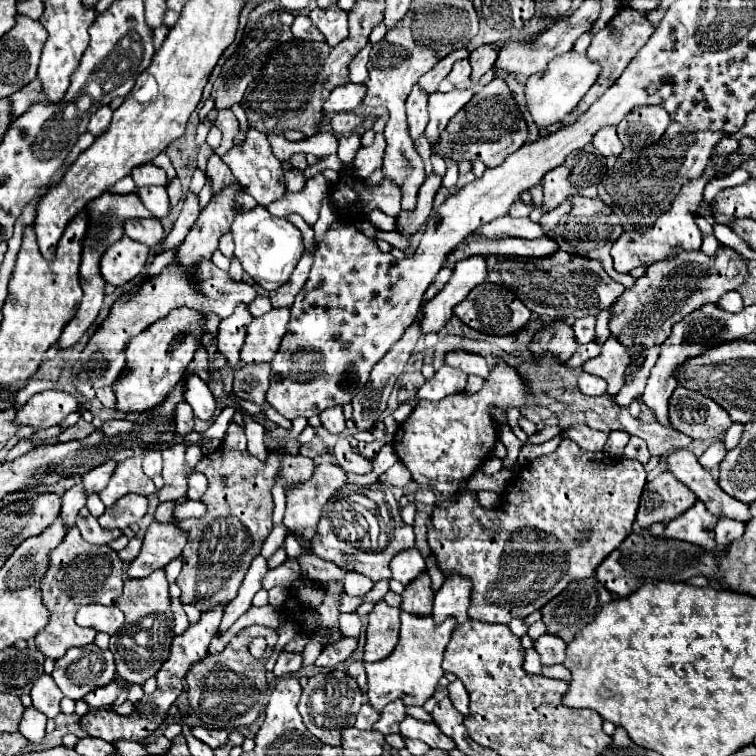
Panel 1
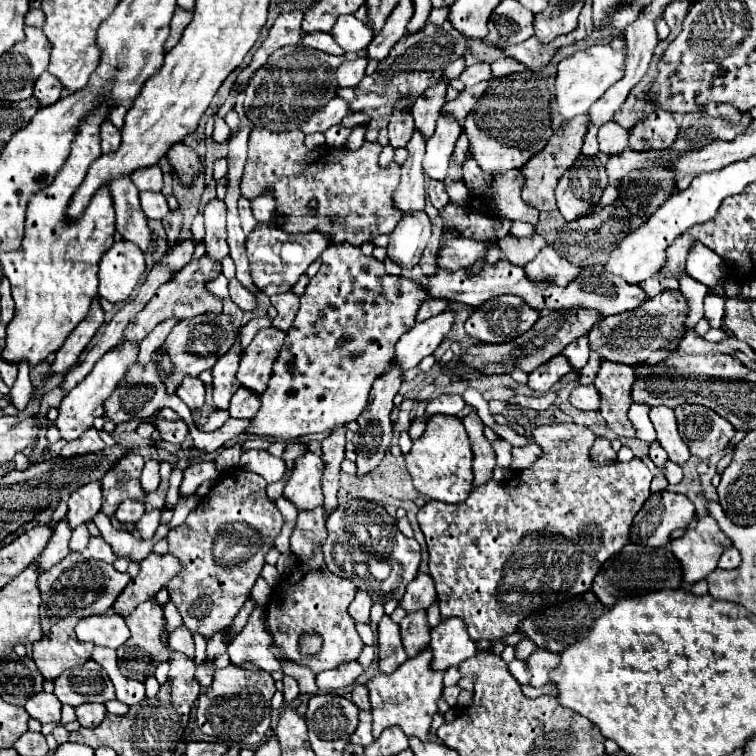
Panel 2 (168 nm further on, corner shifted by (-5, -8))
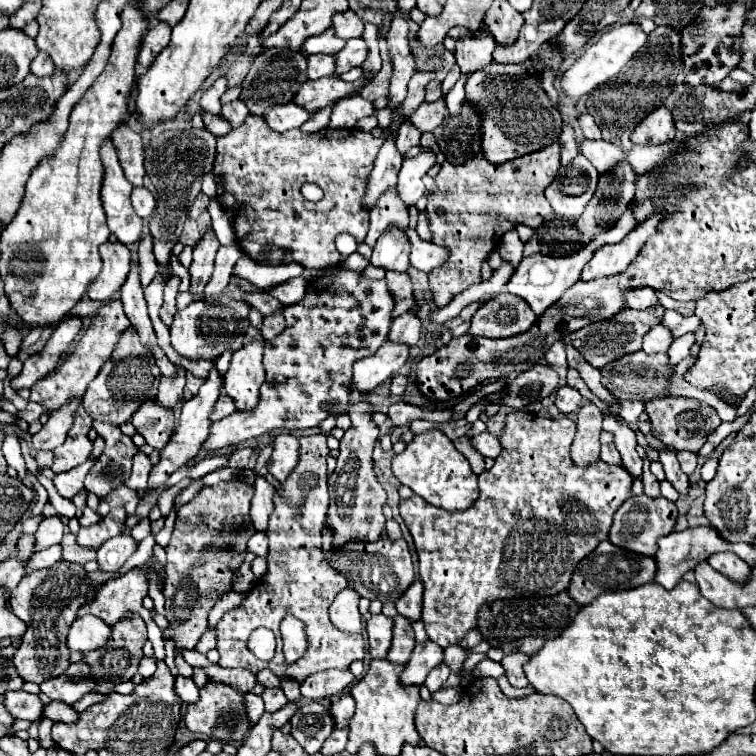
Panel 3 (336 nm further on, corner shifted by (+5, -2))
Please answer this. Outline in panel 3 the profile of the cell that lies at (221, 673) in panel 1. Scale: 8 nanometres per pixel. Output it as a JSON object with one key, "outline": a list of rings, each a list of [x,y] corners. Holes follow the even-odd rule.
{"outline":[[[210,680],[204,688],[200,688],[200,700],[186,708],[184,722],[186,722],[188,730],[192,730],[196,734],[206,734],[206,736],[212,736],[222,742],[238,742],[250,730],[246,706],[244,706],[244,692],[236,690],[230,684]]]}

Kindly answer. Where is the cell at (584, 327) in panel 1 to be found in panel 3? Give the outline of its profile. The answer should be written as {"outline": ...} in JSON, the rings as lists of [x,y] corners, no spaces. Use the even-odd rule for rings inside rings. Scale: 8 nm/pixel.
{"outline":[[[560,340],[556,342],[556,346],[552,346],[546,354],[546,362],[550,366],[568,366],[568,360],[566,360],[566,342]]]}

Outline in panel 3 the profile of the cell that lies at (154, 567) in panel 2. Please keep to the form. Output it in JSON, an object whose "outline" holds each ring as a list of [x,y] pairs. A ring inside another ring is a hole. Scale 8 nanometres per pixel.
{"outline":[[[138,566],[130,572],[104,582],[98,586],[92,602],[84,604],[78,616],[92,614],[114,626],[128,612],[138,612],[142,606],[142,598],[148,594],[148,568]],[[142,576],[144,580],[140,580]]]}

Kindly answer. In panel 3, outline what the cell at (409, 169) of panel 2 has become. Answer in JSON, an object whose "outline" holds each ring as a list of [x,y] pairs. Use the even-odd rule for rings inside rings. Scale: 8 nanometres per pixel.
{"outline":[[[396,188],[386,190],[376,206],[370,210],[370,232],[366,236],[366,244],[374,246],[374,242],[378,240],[378,236],[388,228],[388,226],[396,226],[396,228],[408,228],[408,206],[402,202],[400,194]]]}

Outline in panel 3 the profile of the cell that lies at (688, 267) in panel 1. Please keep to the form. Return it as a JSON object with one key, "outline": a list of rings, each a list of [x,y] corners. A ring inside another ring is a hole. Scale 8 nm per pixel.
{"outline":[[[656,304],[656,306],[650,306],[648,310],[630,310],[630,308],[624,308],[620,310],[620,314],[612,316],[610,320],[604,320],[604,322],[592,322],[592,326],[584,326],[584,330],[576,330],[570,334],[570,340],[572,340],[572,346],[596,368],[602,368],[606,366],[608,362],[612,360],[618,360],[620,356],[624,354],[630,354],[630,352],[638,352],[642,350],[642,338],[644,334],[656,326],[664,316],[664,306]]]}

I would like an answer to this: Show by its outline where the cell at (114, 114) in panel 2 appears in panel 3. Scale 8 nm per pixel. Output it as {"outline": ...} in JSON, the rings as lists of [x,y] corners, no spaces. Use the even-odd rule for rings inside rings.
{"outline":[[[132,117],[130,126],[120,124],[112,132],[112,142],[118,150],[118,160],[124,170],[124,176],[132,186],[140,186],[144,182],[144,145],[139,132],[139,122]]]}

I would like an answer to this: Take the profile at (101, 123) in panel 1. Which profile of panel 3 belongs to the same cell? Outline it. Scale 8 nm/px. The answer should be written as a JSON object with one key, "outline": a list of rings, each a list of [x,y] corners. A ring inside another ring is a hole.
{"outline":[[[112,138],[102,142],[100,158],[104,164],[104,182],[100,194],[108,216],[108,228],[122,244],[138,242],[142,234],[142,218],[136,216],[136,212],[132,210],[130,204],[132,184],[122,174],[122,166],[118,162]]]}

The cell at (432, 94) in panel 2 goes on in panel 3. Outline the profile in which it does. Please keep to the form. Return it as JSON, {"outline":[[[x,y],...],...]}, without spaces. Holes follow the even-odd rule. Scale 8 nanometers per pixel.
{"outline":[[[404,122],[404,126],[400,126],[398,130],[396,146],[404,154],[410,146],[420,146],[420,138],[422,138],[422,132],[412,122]]]}

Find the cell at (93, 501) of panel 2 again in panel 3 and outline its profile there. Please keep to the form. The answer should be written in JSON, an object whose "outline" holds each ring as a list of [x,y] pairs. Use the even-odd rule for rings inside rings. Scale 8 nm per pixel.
{"outline":[[[54,514],[54,516],[48,516],[42,520],[40,528],[36,530],[36,544],[34,548],[36,550],[44,550],[52,544],[58,544],[62,540],[62,534],[64,534],[64,524],[62,524],[62,516],[60,514]]]}

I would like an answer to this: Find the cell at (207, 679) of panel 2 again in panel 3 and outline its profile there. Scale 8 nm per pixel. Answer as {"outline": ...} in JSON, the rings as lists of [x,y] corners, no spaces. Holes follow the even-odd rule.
{"outline":[[[176,678],[176,694],[182,698],[182,702],[192,704],[198,700],[198,686],[192,678]]]}

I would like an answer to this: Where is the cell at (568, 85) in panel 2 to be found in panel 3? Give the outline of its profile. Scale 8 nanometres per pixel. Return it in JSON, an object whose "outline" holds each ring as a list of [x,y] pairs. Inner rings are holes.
{"outline":[[[622,24],[622,26],[610,28],[608,32],[604,32],[602,38],[596,44],[586,46],[584,54],[580,58],[576,58],[576,62],[570,66],[570,70],[566,70],[562,74],[560,86],[562,86],[564,94],[570,98],[580,98],[584,94],[590,94],[594,88],[604,84],[606,80],[614,78],[632,60],[632,56],[644,46],[646,38],[648,36],[634,24]]]}

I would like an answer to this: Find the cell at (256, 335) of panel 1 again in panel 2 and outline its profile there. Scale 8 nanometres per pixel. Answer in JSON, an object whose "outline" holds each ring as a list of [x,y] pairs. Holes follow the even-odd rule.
{"outline":[[[262,328],[250,346],[244,350],[240,358],[240,368],[236,378],[240,384],[256,394],[262,394],[268,388],[268,380],[272,374],[272,364],[278,358],[278,352],[284,344],[284,336],[276,328]]]}

